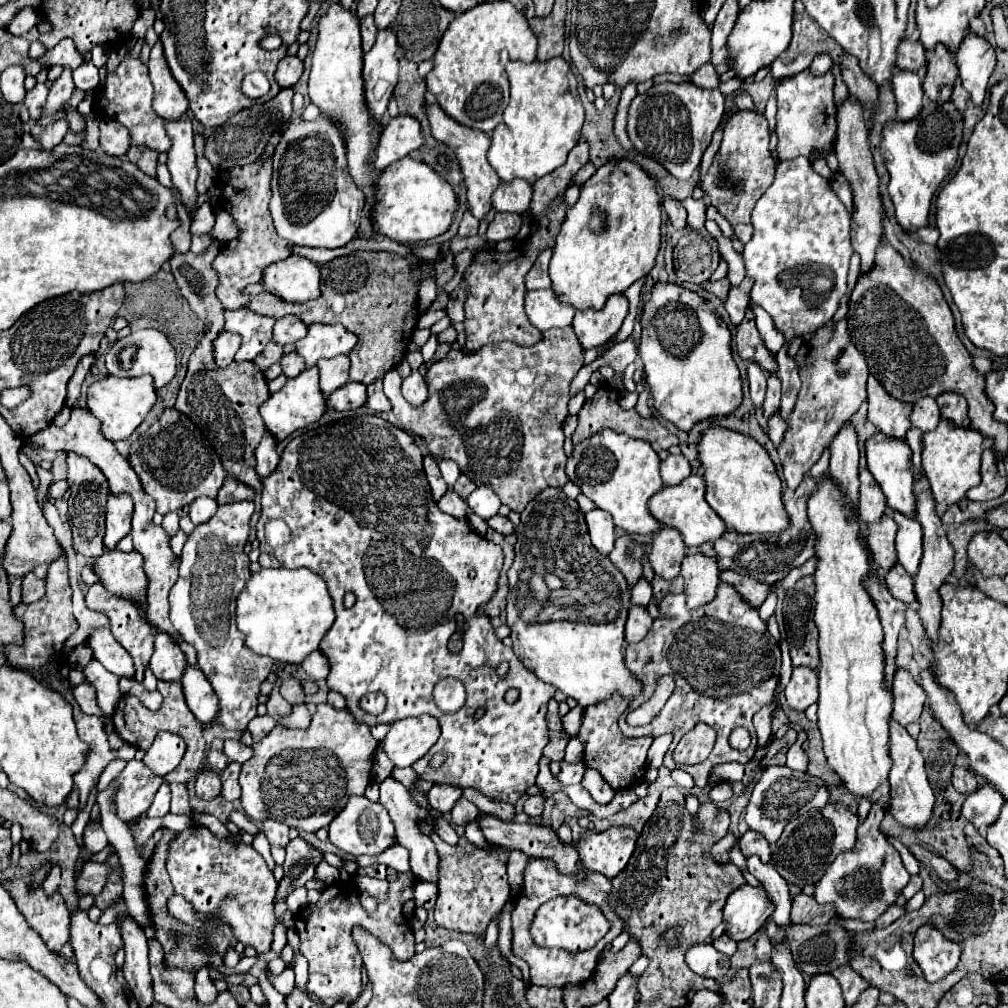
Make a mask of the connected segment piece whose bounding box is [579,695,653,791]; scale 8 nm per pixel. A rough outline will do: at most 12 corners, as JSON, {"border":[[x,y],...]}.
{"border":[[621,695],[587,707],[579,739],[585,765],[615,789],[646,767],[651,737],[629,739]]}

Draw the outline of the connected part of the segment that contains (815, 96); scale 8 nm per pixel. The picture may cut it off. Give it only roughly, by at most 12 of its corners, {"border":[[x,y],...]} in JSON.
{"border":[[833,75],[779,79],[781,161],[833,147]]}

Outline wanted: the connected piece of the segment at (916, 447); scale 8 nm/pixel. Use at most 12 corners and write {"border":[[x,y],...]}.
{"border":[[912,427],[905,440],[913,453],[912,469],[921,468],[922,435]]}

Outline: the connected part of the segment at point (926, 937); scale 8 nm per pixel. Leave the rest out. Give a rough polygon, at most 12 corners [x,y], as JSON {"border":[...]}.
{"border":[[933,925],[915,933],[913,961],[925,981],[949,975],[961,959],[961,943]]}

